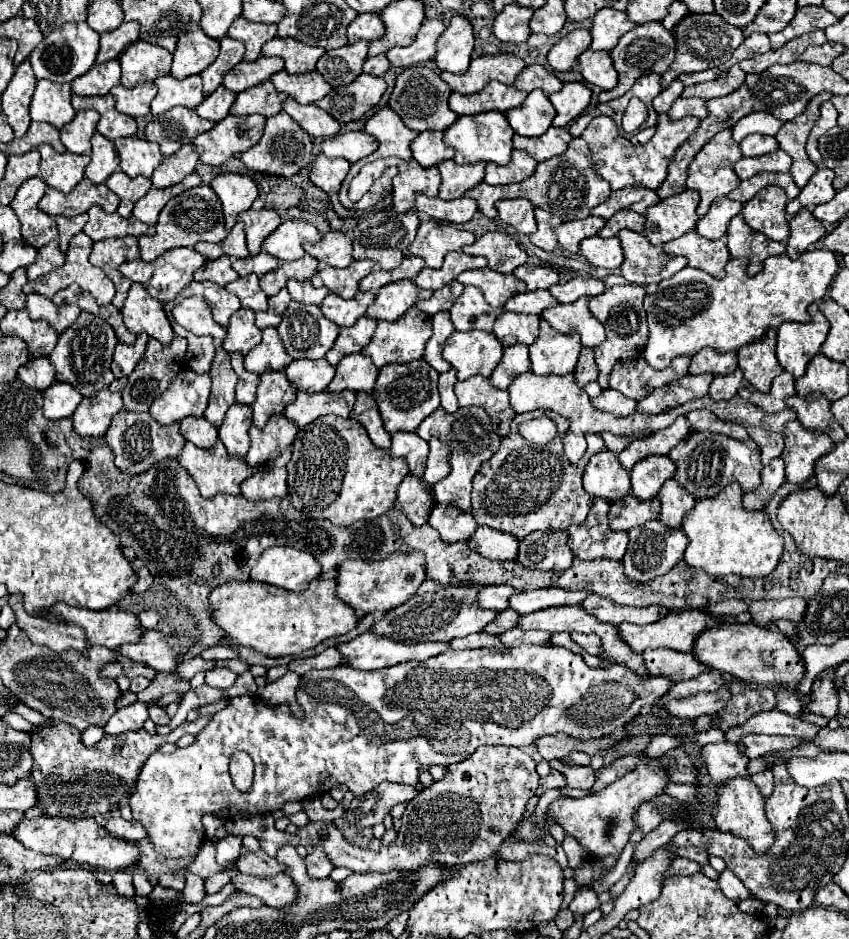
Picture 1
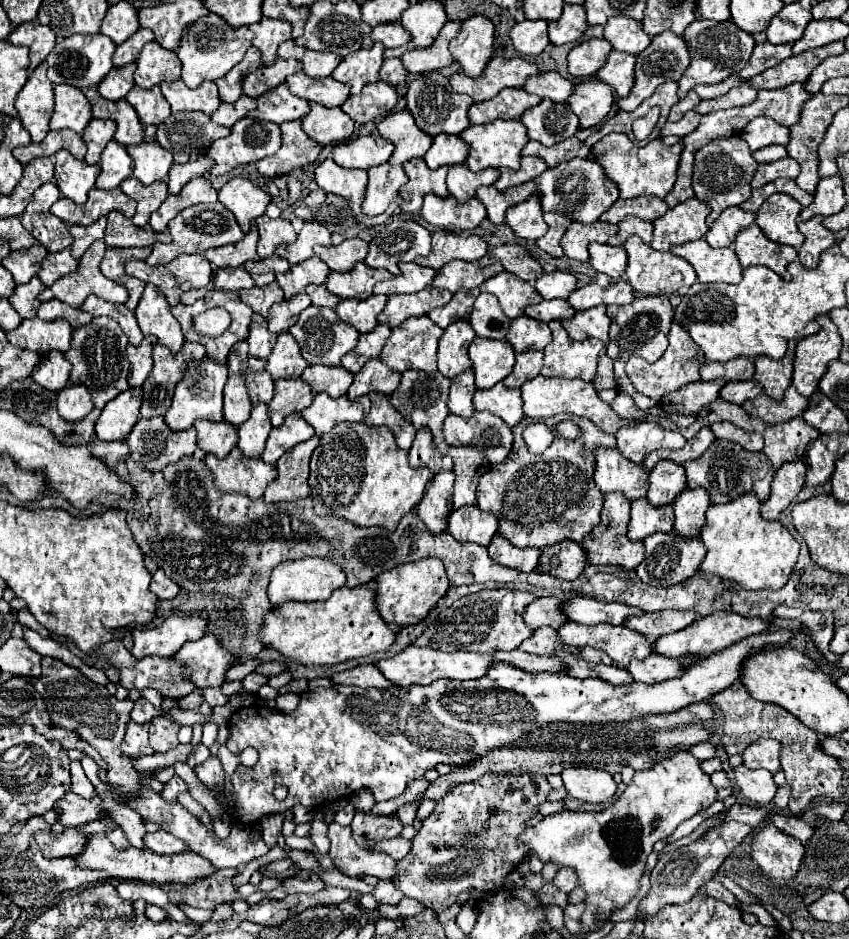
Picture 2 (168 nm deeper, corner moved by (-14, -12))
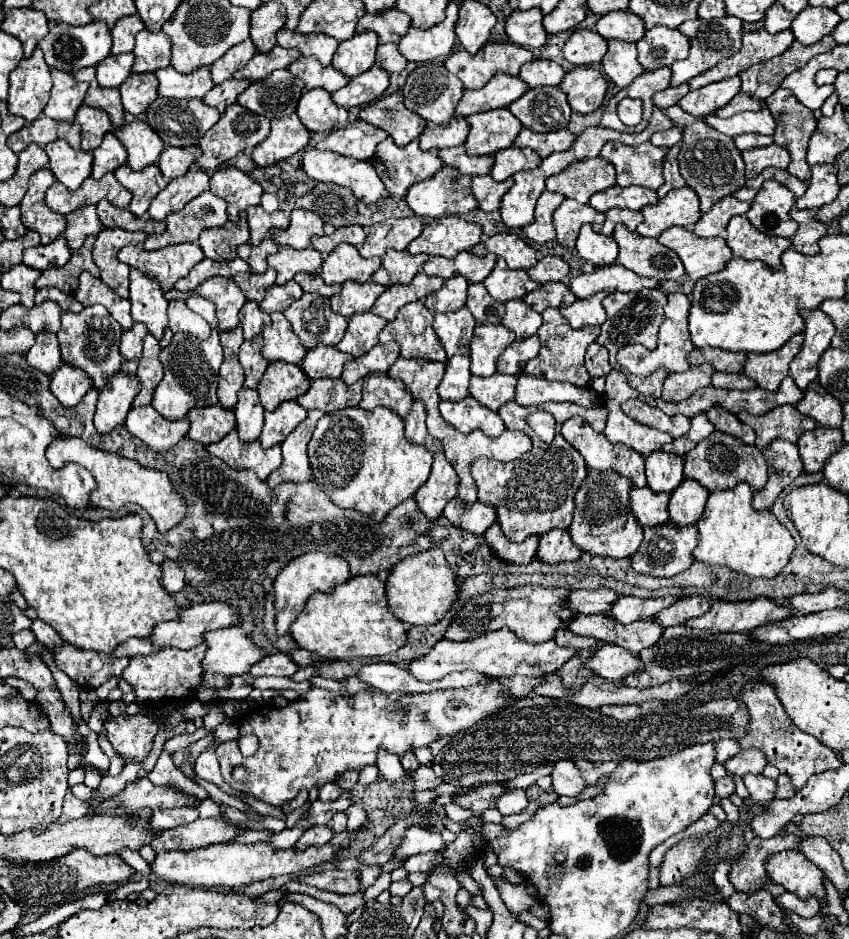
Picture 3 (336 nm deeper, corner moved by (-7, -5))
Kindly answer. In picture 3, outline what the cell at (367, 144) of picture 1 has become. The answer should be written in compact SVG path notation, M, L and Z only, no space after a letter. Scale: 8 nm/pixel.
M357 119L355 123L349 123L347 127L331 131L325 139L317 143L317 149L333 151L333 153L353 157L359 161L367 161L367 159L373 159L375 147L383 139L387 139L387 133L383 129Z

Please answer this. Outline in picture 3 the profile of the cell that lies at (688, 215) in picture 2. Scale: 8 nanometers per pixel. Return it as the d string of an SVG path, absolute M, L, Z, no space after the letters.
M691 187L675 189L655 205L645 207L643 217L643 223L637 227L637 233L643 237L659 237L671 225L691 229L701 217L699 195Z

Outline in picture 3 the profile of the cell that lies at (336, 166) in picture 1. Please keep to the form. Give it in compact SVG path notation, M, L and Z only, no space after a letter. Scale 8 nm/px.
M307 149L301 161L305 173L323 183L337 183L349 187L357 201L375 205L383 195L383 181L379 179L371 161L357 161L351 157L341 157L331 151Z

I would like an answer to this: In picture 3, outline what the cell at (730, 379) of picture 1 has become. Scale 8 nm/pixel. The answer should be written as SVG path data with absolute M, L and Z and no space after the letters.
M717 371L713 375L711 385L713 387L721 387L721 389L743 389L743 391L747 391L747 389L755 387L757 383L751 381L749 377L745 377L743 373L719 373Z

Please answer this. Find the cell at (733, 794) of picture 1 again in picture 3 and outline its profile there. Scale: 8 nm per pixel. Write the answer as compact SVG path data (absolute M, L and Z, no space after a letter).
M781 851L767 859L767 875L787 891L805 899L809 895L825 899L823 871L815 867L801 851Z

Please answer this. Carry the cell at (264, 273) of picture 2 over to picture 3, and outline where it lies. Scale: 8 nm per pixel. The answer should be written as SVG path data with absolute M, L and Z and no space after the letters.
M263 239L263 243L259 243L257 247L253 245L241 245L237 249L237 255L247 261L251 265L251 269L255 273L265 273L267 271L267 255L275 253L279 247L273 243L273 239Z

